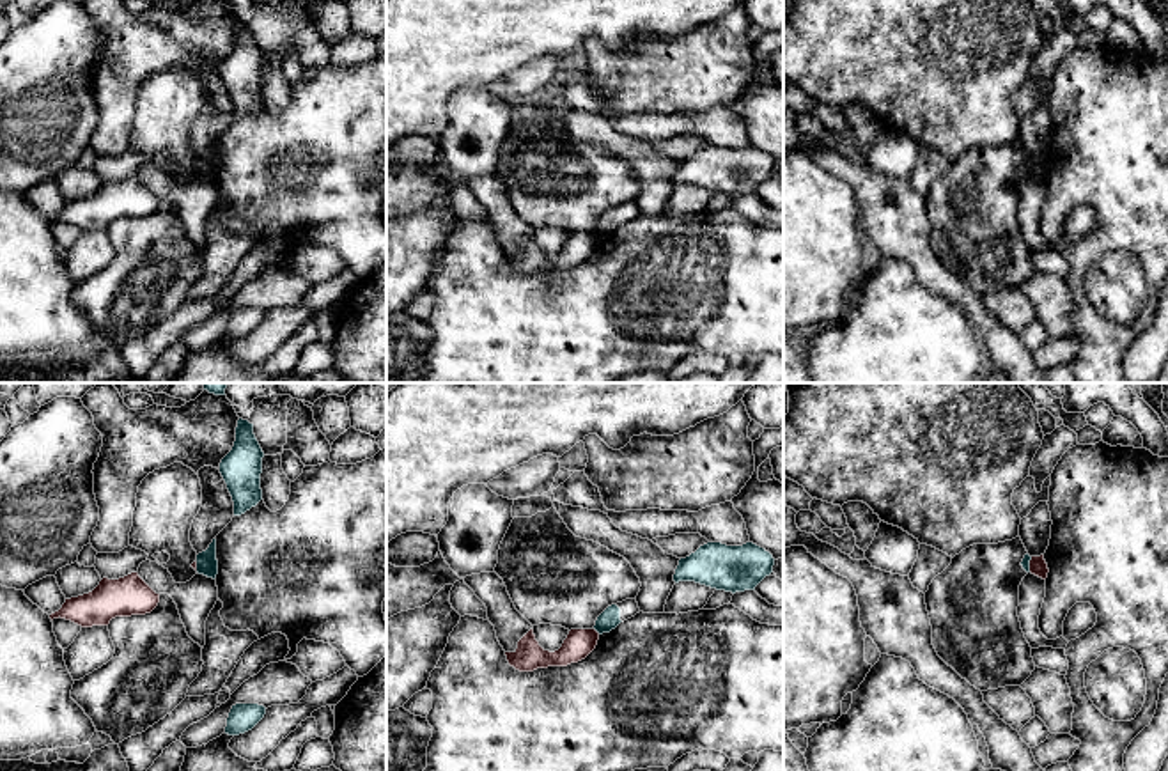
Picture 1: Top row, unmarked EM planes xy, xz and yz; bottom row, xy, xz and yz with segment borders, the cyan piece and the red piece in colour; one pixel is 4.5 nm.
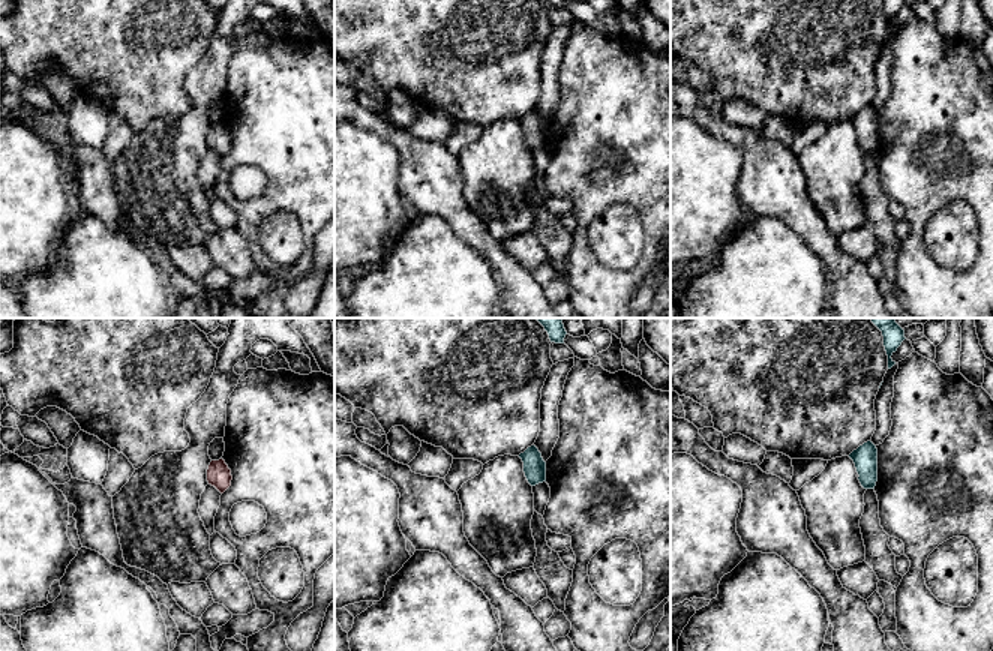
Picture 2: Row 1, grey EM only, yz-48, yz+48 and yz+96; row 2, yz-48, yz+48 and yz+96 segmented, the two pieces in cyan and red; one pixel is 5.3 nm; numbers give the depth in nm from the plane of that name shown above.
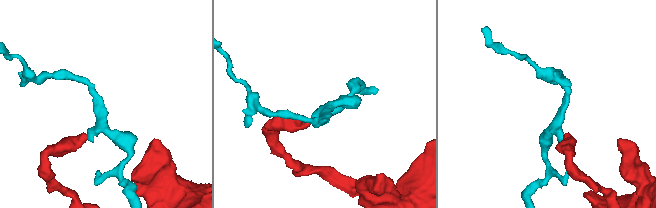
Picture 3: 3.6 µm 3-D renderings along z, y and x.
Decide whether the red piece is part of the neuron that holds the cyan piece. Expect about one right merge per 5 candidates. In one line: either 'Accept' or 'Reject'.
Reject

